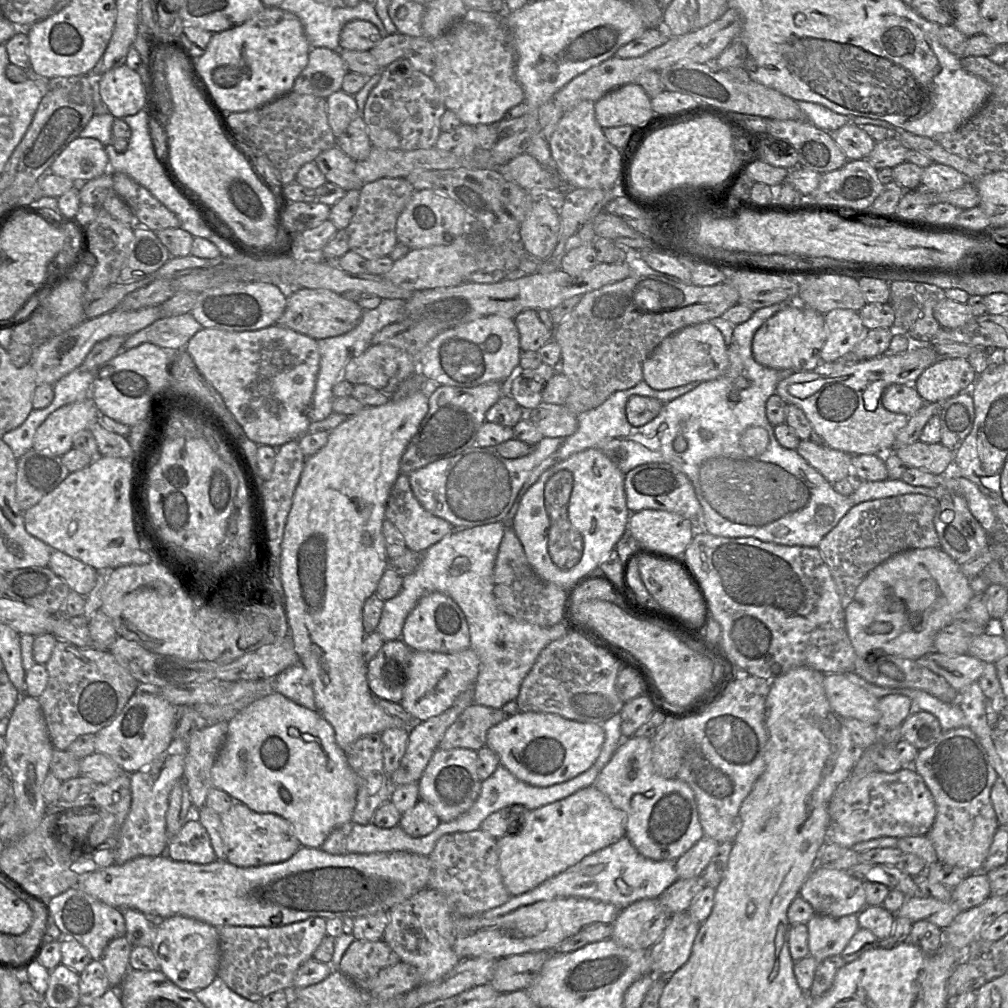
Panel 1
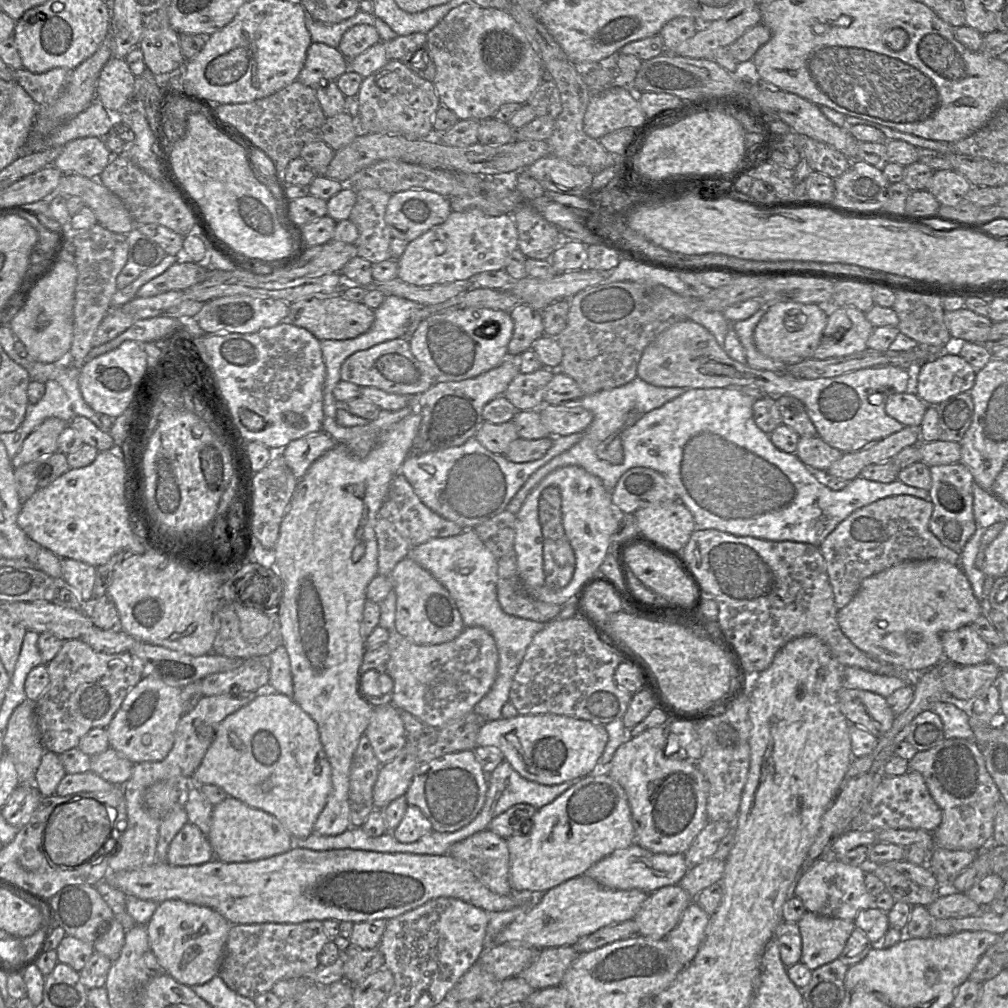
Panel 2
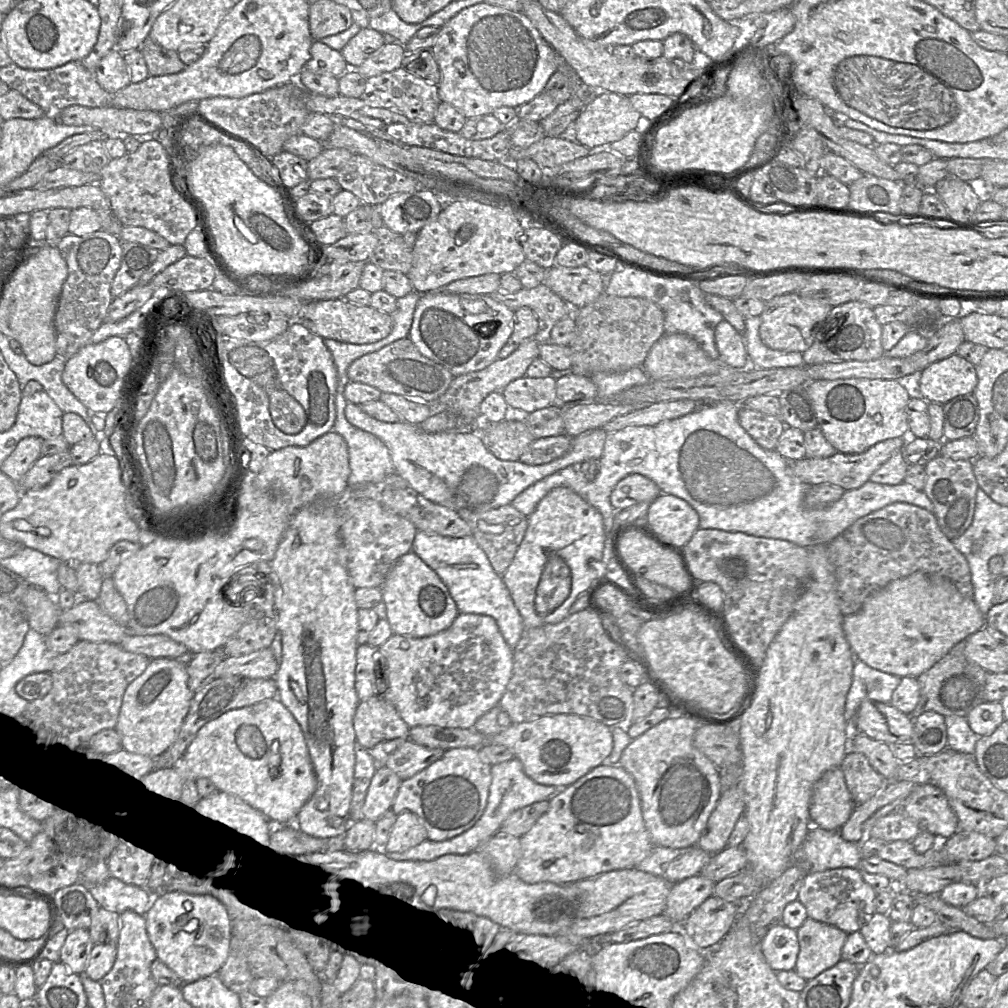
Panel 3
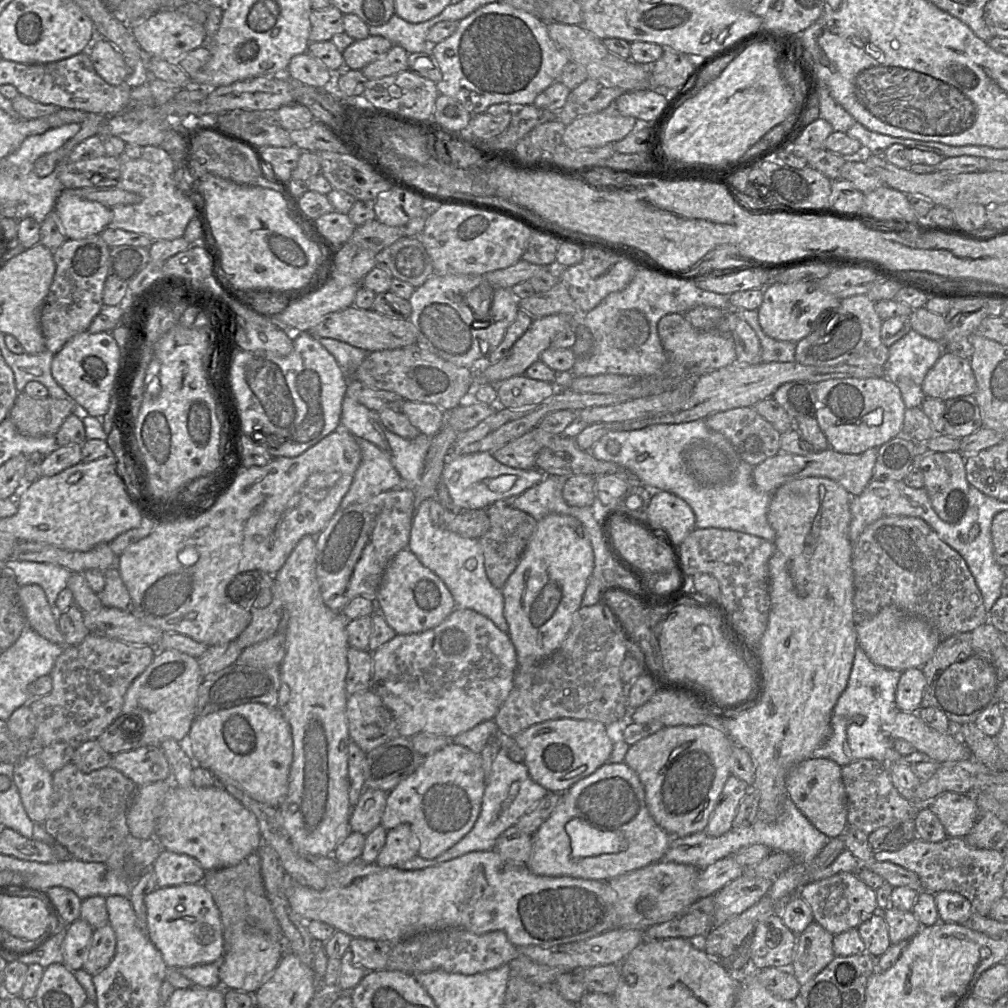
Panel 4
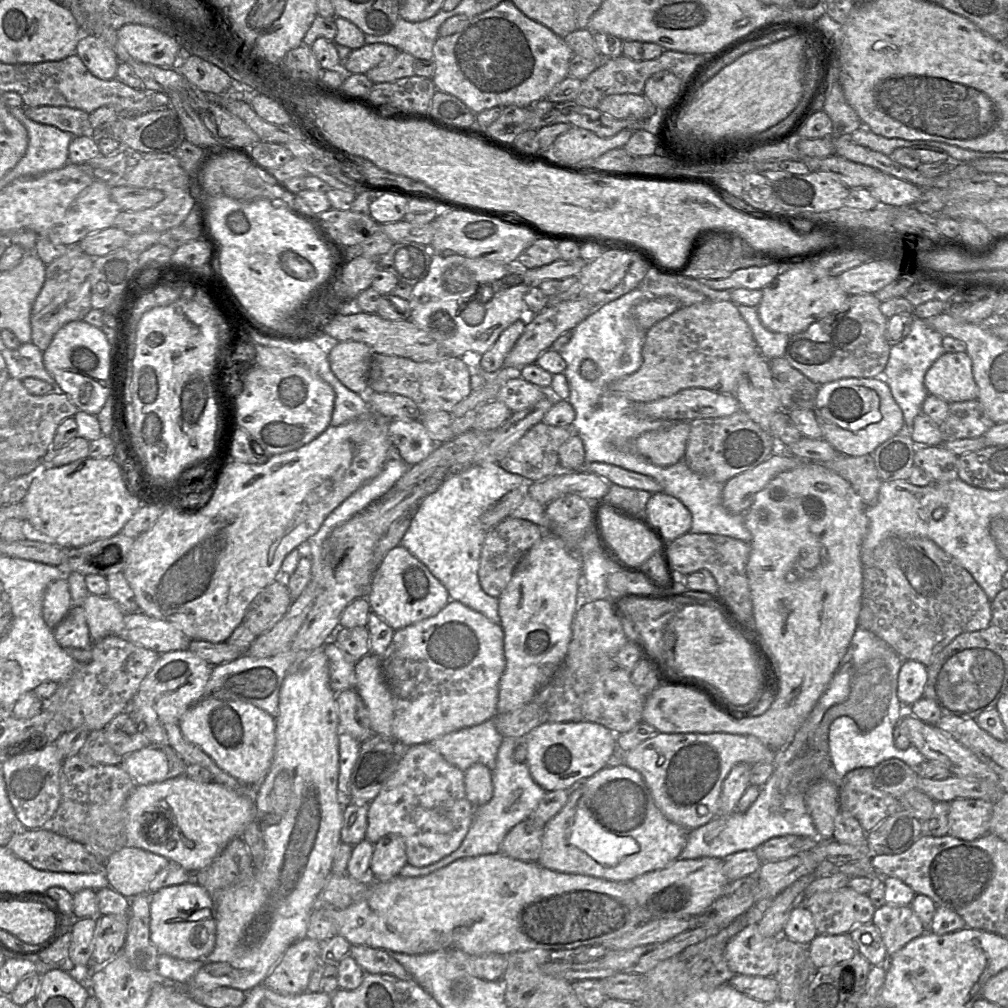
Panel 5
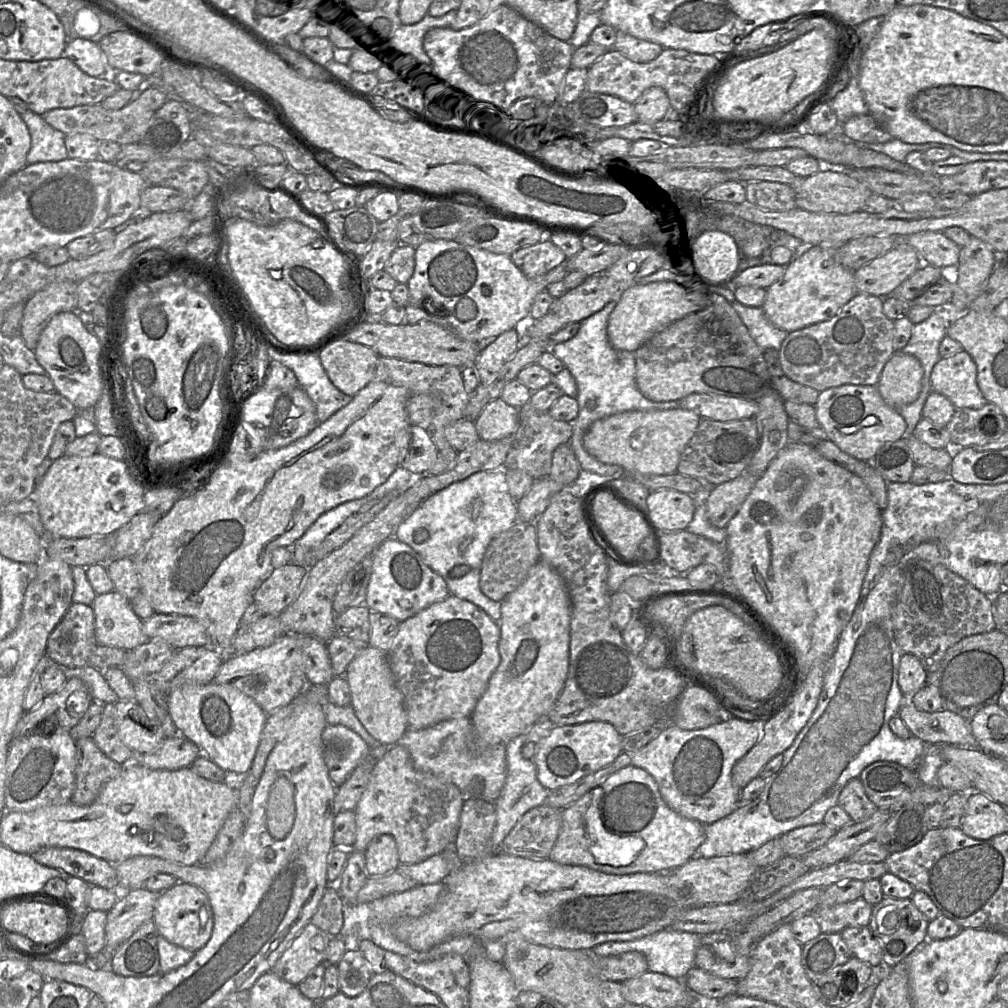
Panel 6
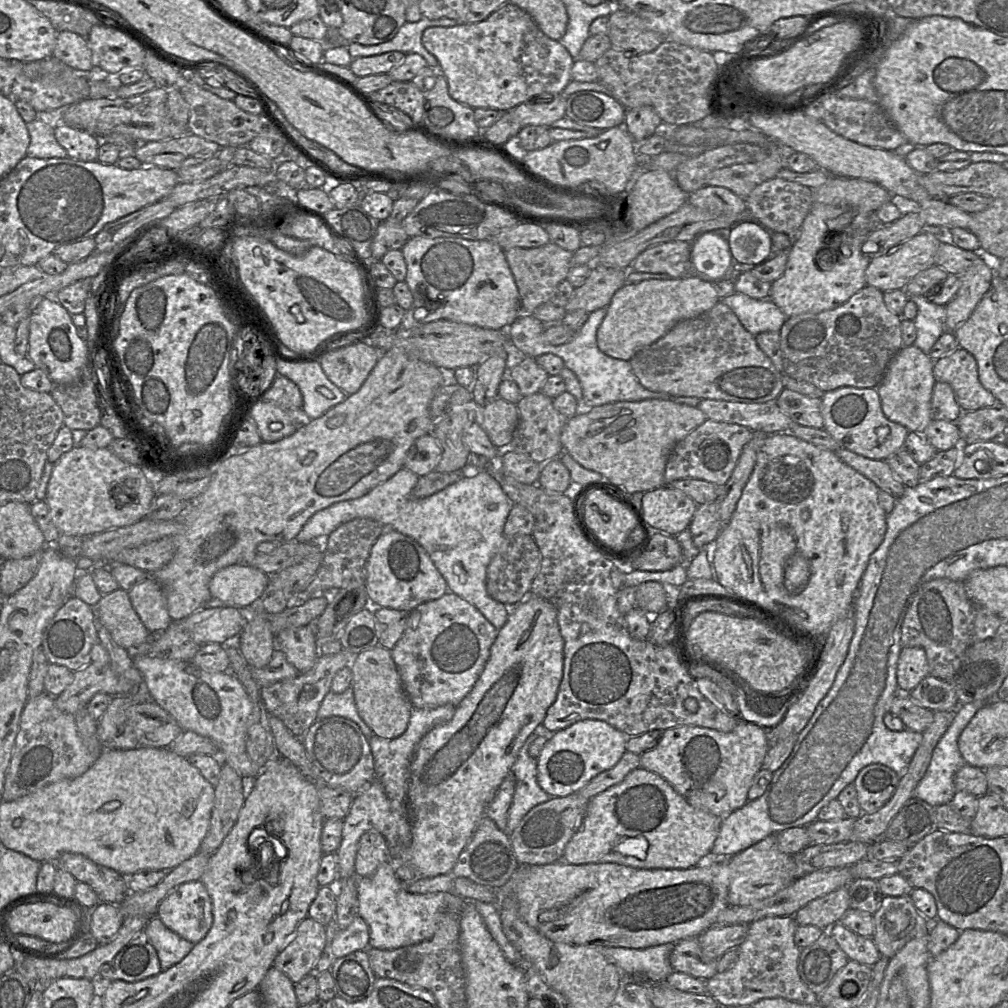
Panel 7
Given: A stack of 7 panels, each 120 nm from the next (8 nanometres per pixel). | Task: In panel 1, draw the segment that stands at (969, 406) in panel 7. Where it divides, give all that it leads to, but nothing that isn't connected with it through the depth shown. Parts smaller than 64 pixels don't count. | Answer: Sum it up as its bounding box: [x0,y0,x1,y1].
[915,358,977,403]

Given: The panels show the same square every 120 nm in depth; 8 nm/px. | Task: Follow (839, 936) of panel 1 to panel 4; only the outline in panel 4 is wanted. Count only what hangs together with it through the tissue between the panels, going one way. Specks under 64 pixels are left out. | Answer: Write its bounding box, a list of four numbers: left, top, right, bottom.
[791,921,836,987]

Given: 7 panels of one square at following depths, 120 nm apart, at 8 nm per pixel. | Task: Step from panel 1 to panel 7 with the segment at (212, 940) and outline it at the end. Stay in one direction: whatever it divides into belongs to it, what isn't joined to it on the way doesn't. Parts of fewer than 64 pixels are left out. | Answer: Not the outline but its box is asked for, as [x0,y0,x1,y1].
[156,882,213,944]

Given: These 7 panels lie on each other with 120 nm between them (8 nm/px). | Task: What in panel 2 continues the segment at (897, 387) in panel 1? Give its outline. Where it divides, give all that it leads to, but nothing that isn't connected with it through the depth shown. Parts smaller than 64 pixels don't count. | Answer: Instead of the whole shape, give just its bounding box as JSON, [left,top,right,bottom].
[885,393,926,426]

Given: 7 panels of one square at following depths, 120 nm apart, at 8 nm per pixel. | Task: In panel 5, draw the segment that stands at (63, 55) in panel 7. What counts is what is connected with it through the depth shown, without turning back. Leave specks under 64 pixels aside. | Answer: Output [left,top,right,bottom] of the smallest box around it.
[75,34,120,80]

